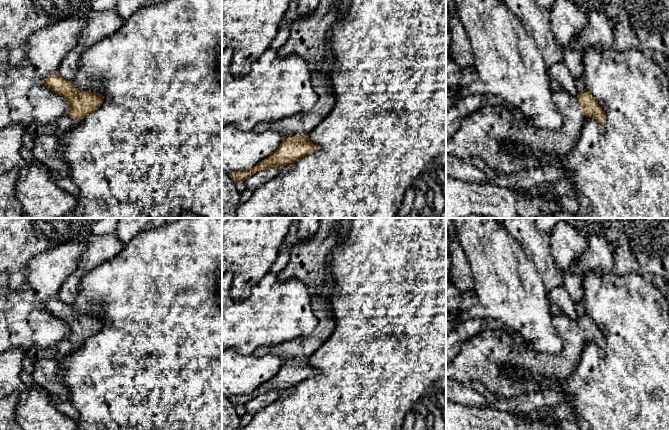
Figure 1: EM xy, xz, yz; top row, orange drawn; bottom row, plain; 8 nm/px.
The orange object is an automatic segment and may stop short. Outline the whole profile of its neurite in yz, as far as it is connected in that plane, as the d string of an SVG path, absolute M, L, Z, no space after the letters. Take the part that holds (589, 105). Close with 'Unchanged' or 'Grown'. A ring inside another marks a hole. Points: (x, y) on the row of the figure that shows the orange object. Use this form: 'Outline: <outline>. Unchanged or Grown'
Outline: M586 89L579 93L577 98L572 97L565 90L561 90L552 94L552 100L563 118L563 128L560 131L551 131L532 126L523 121L520 117L517 117L515 113L509 110L505 105L483 106L468 115L461 122L458 130L448 140L446 140L446 154L459 159L477 157L483 160L489 168L498 172L516 173L524 168L530 169L544 166L553 162L557 158L561 158L569 154L579 139L586 117L594 118L599 123L600 127L603 127L605 124L605 112L598 104L597 99ZM512 142L522 146L527 146L528 149L526 152L528 156L524 159L520 159L516 155L505 152L503 150L504 147Z. Grown

